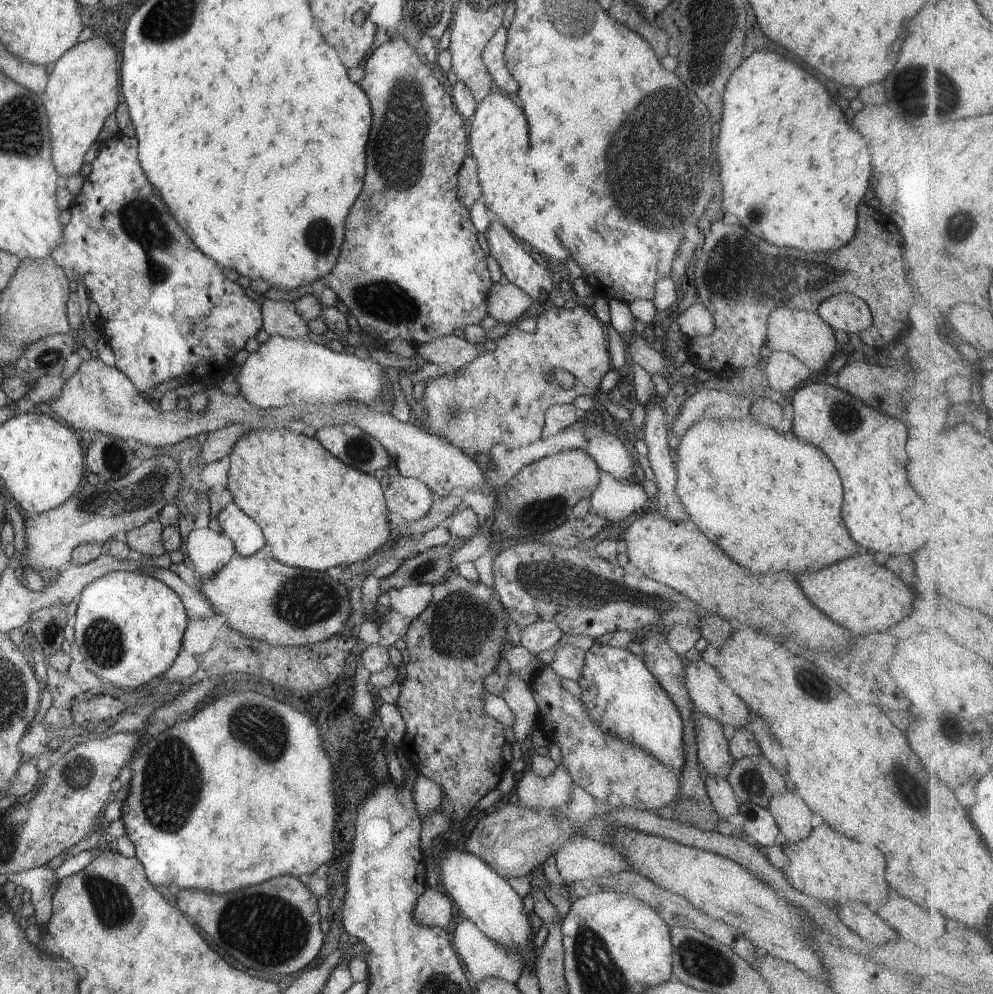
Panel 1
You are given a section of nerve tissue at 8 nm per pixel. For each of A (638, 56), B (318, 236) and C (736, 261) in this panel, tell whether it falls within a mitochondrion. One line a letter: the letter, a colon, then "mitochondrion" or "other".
A: other
B: mitochondrion
C: mitochondrion

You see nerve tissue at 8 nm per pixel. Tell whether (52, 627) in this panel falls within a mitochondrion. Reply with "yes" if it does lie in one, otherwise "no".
yes

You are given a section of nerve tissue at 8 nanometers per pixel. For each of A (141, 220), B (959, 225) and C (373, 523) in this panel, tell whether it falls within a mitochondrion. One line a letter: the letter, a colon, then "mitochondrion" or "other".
A: mitochondrion
B: mitochondrion
C: other

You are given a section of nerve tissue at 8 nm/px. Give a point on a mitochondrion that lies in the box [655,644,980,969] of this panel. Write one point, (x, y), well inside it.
(918, 800)

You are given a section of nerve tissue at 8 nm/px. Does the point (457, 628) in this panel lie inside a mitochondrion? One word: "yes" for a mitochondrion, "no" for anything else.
yes

